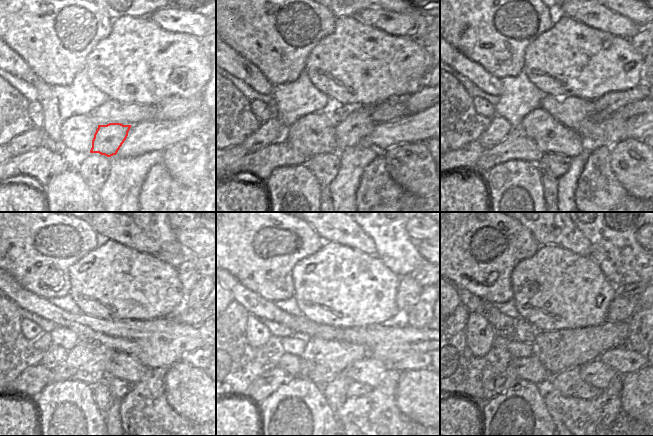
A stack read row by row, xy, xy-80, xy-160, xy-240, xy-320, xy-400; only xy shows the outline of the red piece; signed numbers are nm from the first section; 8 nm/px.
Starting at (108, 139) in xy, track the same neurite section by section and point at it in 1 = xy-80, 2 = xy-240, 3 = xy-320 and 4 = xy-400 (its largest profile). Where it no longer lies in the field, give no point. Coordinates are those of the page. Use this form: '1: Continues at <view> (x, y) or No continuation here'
1: Continues at xy-80 (349, 132)
2: Continues at xy-240 (194, 317)
3: No continuation here
4: No continuation here

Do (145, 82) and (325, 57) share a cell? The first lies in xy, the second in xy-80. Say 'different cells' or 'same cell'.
same cell

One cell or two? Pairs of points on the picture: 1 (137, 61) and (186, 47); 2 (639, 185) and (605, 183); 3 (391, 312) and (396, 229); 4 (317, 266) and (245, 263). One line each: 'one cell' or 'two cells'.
1: one cell
2: two cells
3: two cells
4: two cells

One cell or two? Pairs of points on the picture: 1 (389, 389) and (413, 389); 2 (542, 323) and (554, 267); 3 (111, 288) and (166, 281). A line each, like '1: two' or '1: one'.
1: two
2: one
3: one

